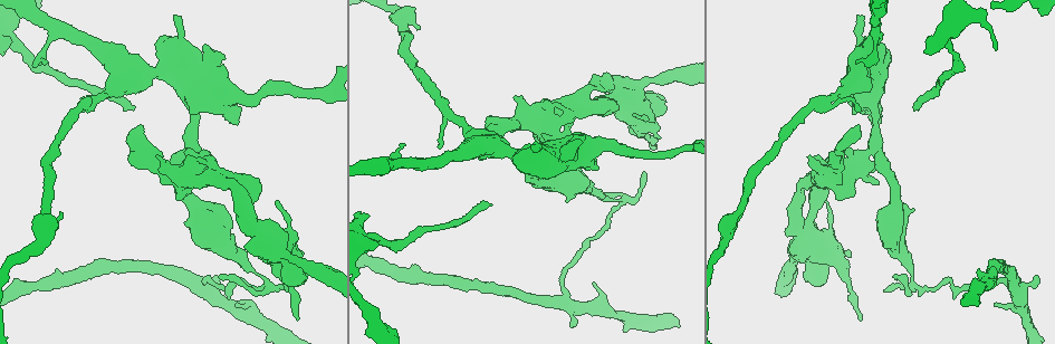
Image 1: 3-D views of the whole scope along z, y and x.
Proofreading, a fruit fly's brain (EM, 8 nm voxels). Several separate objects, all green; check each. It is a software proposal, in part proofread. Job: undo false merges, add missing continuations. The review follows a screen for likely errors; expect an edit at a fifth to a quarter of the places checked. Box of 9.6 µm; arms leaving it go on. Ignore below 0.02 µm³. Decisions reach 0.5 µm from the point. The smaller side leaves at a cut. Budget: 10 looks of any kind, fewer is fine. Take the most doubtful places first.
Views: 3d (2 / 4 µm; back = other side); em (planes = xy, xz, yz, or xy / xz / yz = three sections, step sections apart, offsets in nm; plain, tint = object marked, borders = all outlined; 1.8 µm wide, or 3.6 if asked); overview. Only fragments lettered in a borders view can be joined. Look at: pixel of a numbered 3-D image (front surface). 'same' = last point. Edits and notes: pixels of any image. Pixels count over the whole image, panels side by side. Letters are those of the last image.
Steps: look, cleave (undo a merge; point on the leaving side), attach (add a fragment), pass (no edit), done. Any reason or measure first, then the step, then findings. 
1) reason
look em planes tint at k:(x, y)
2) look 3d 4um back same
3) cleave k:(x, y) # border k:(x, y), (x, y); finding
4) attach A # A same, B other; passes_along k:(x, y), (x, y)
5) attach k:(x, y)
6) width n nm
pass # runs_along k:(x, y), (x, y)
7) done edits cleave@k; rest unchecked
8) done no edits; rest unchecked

look em planes borders at 1:(135, 107)

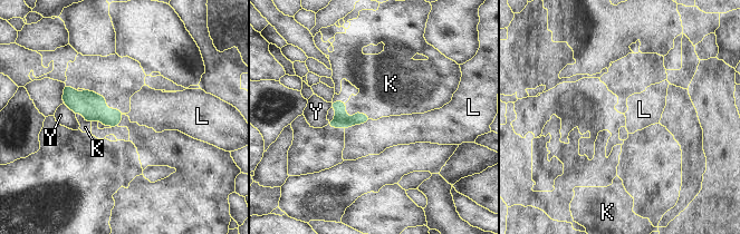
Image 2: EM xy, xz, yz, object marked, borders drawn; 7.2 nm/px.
attach K # K same, L other, Y other; passes_along 2:(342, 120), (355, 115), (382, 93); the neuron continues

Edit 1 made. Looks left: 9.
branch point
look 3d 2um at 1:(914, 283)

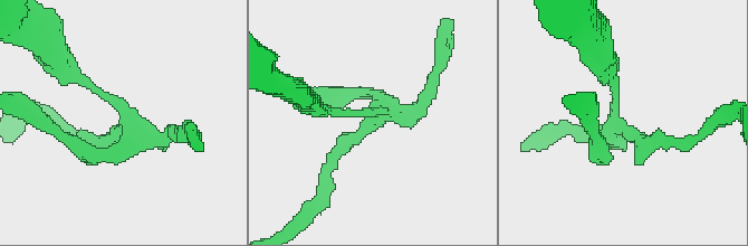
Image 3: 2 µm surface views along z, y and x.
look em xz step 8 tint at 3:(372, 117)

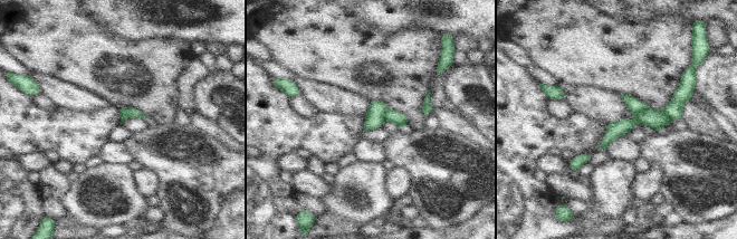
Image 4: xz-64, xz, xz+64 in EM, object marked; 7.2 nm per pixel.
another direction
look em planes borders same

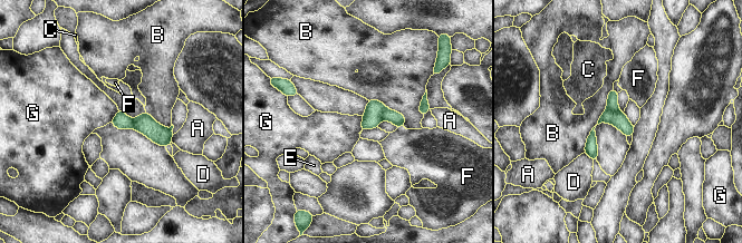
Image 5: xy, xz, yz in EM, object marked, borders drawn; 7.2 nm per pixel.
width 110 nm
cleave 5:(370, 119) # A other, B other, C other, D other, E other, F other, G other; part_leaving 5:(620, 114), (605, 117), (594, 128), (594, 156); two neurons meet here

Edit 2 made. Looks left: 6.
an open end
look em yz step 16 tint at 1:(861, 111)

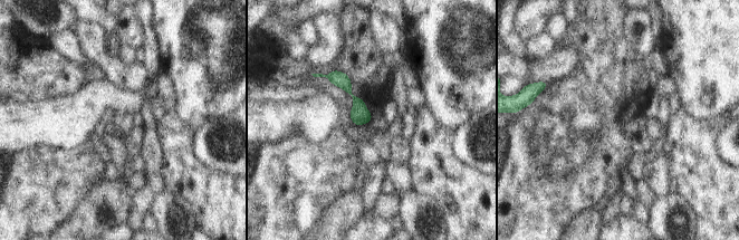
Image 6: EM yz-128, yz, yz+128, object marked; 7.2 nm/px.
cut it another way
look em planes borders same

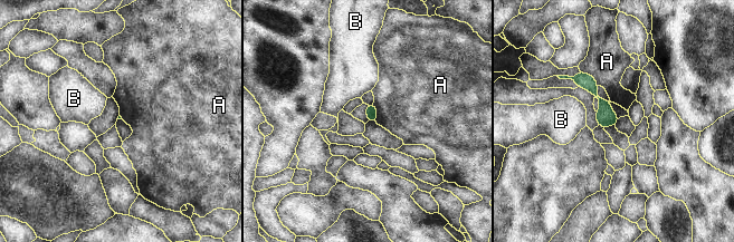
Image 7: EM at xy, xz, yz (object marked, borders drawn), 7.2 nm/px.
longest_contact A 160 nm
pass # A other, B other; runs_along 7:(577, 78), (593, 90), (612, 122); none of them fits

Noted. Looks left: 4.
an open end
look em yz step 8 borders at 1:(594, 165)

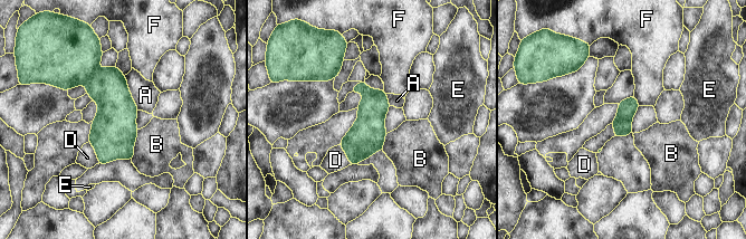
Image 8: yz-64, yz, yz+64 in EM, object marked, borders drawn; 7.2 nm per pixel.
cut it another way
look em planes borders same

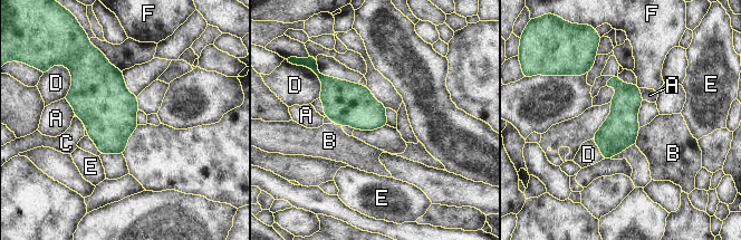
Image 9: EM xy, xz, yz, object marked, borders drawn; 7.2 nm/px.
width 260 nm
pass # A other, B other, C other, D other, E other, F other; no lettered fragment goes on from it

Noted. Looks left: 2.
done edits attach@2, cleave@5; rest unchecked

